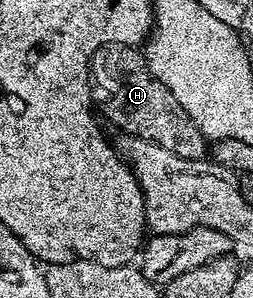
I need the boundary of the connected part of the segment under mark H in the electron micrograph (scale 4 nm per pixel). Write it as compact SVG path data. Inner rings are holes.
M103 44L90 61L90 83L92 85L92 98L99 115L105 121L120 127L119 131L125 136L137 136L146 142L154 142L154 146L162 146L162 150L170 150L170 154L178 154L178 158L190 158L191 160L203 160L209 155L210 141L207 136L198 130L194 118L178 106L178 98L154 78L154 74L148 68L148 61L139 47L130 44Z

